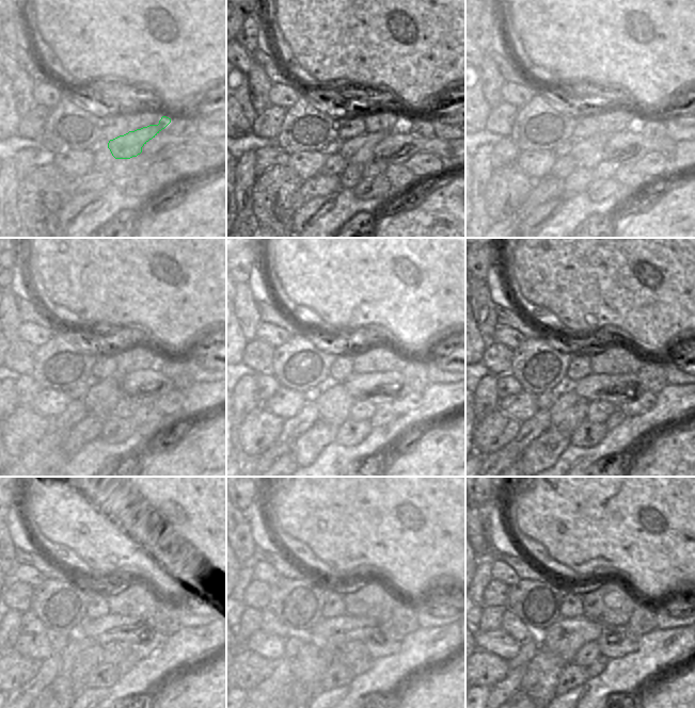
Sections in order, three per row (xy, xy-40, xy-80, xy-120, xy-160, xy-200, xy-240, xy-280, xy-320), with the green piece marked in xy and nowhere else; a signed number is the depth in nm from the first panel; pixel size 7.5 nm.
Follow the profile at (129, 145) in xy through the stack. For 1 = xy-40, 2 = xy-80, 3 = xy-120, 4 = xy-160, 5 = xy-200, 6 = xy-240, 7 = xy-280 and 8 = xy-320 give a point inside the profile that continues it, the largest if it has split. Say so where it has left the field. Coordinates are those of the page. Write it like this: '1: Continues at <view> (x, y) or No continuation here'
1: Continues at xy-40 (359, 150)
2: Continues at xy-80 (588, 153)
3: Continues at xy-120 (100, 399)
4: Continues at xy-160 (334, 404)
5: Continues at xy-200 (569, 409)
6: Continues at xy-240 (81, 655)
7: Continues at xy-280 (311, 662)
8: Continues at xy-320 (539, 681)

